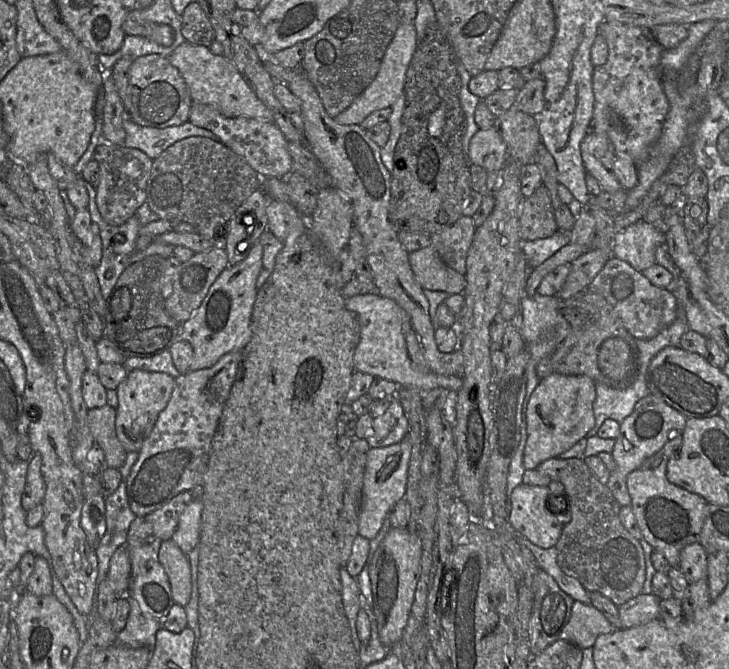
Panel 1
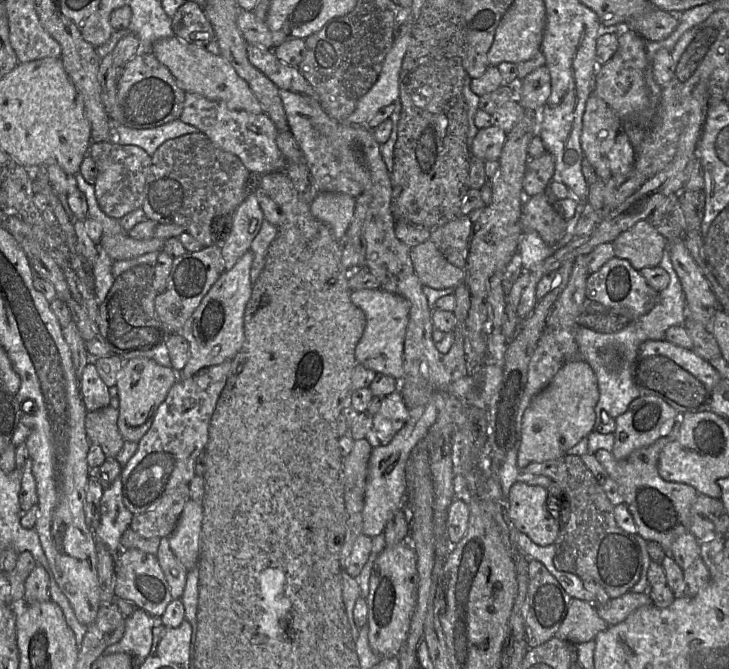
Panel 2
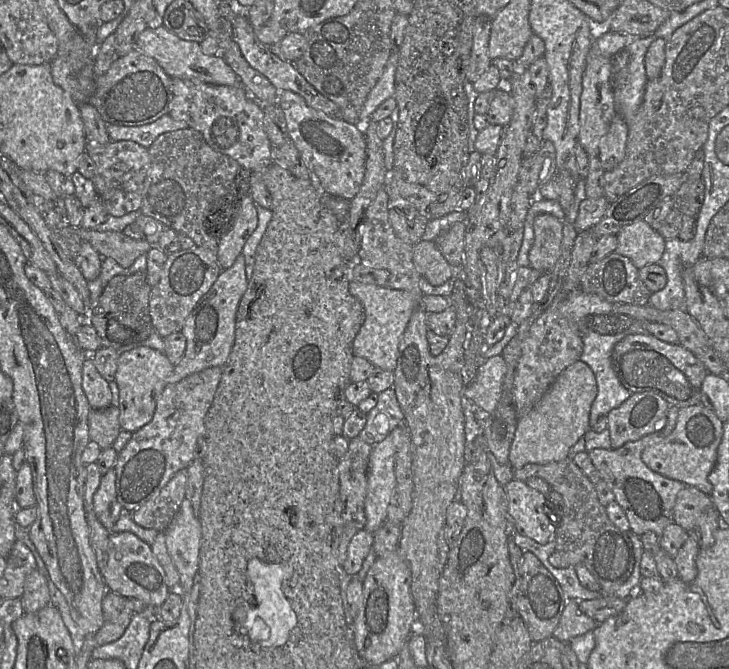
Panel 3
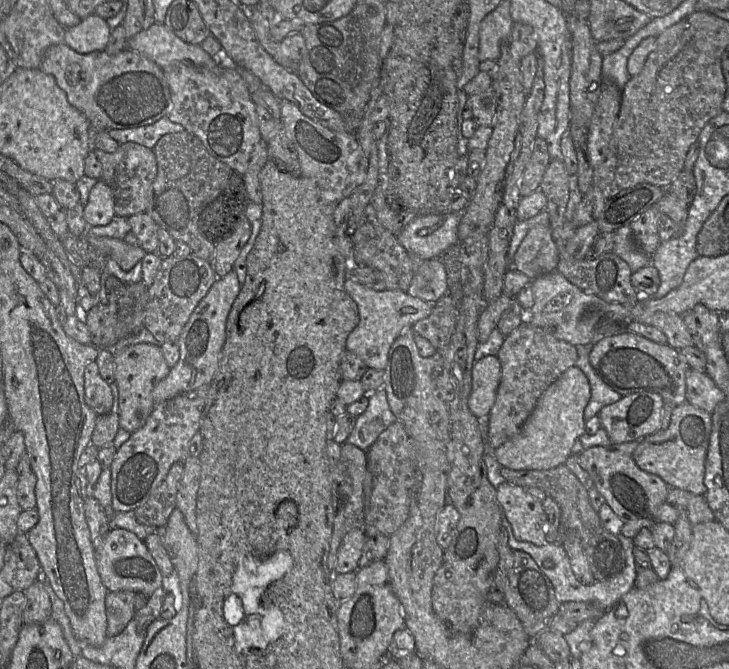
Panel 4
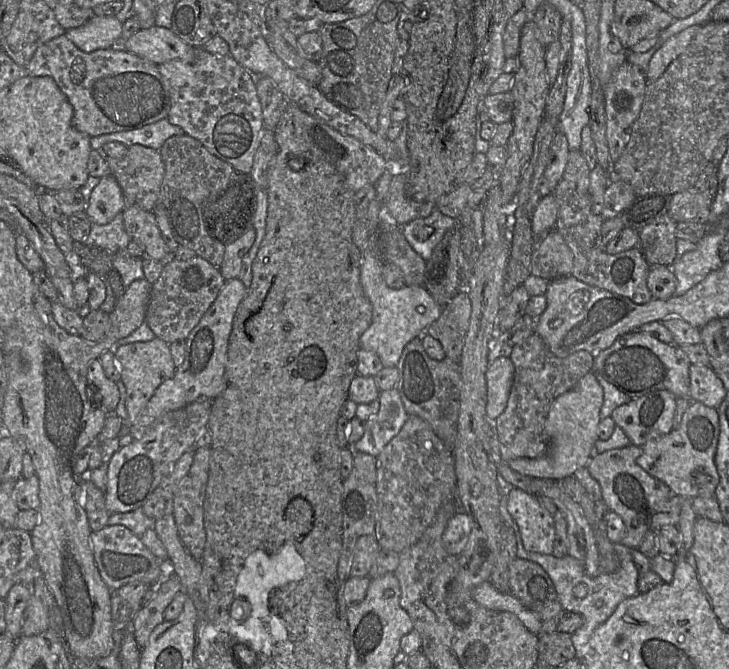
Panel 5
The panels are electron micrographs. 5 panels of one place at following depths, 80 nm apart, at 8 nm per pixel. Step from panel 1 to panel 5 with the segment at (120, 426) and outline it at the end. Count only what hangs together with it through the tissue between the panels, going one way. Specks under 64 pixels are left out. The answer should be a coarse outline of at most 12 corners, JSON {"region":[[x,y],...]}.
{"region":[[157,338],[113,351],[115,414],[132,427],[176,366]]}

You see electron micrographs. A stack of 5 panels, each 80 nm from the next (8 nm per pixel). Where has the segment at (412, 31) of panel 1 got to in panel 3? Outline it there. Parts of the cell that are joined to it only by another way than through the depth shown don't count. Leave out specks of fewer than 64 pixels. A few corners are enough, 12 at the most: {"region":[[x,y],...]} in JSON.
{"region":[[395,50],[360,112],[369,121],[373,112],[395,94],[399,51]]}

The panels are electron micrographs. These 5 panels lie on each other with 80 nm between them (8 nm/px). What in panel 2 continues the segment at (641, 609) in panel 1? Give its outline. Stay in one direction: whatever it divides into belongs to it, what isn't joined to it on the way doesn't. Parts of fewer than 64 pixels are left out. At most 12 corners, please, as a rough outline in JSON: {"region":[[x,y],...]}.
{"region":[[628,592],[596,606],[610,625],[653,604],[647,593]]}

